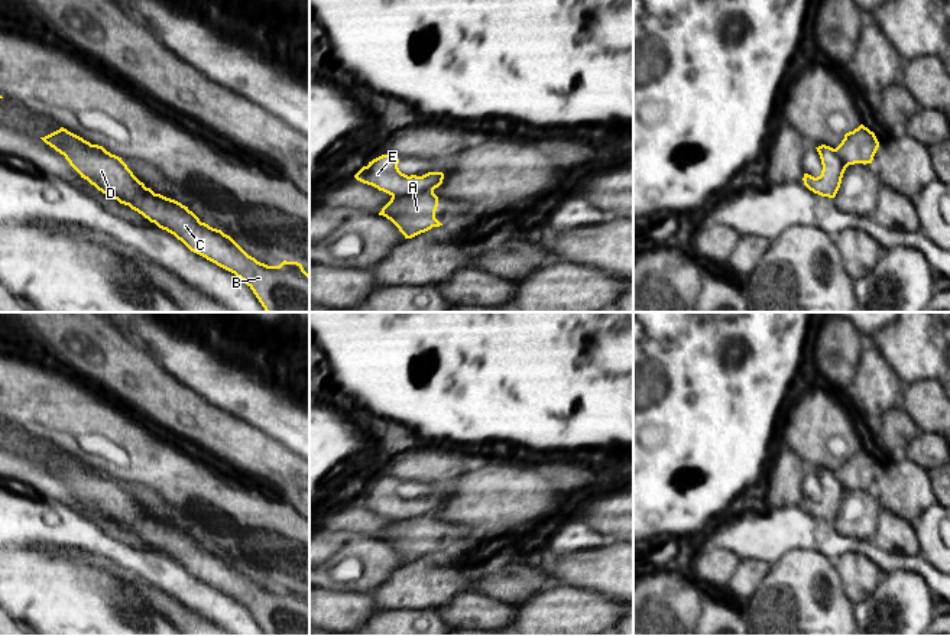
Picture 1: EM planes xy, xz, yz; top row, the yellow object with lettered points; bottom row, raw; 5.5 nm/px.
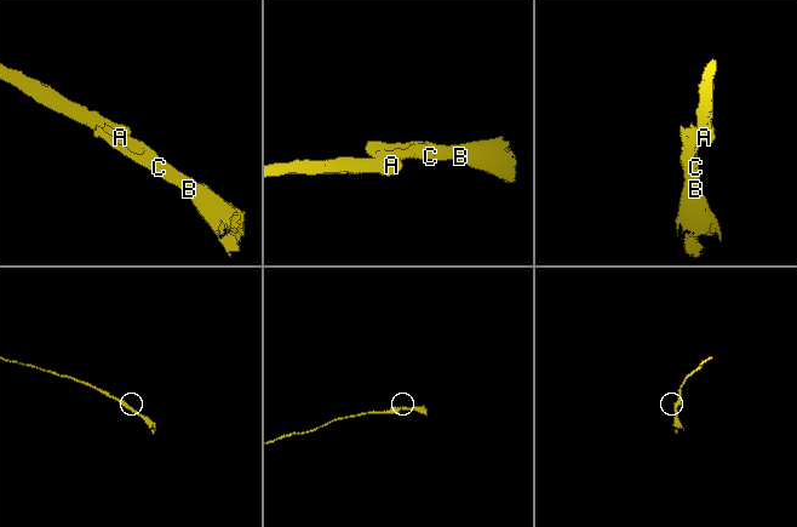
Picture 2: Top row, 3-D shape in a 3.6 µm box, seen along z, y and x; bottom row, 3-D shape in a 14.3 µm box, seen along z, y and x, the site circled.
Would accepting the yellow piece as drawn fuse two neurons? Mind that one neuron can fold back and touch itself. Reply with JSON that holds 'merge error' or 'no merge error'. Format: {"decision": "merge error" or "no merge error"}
{"decision": "merge error"}

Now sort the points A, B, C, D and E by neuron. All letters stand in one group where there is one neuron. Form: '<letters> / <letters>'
A / B C D E

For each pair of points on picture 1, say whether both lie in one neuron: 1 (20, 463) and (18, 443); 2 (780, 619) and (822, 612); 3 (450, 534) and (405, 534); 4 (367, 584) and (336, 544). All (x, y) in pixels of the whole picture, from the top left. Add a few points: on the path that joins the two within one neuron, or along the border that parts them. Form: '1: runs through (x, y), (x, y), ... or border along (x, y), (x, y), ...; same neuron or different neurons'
1: border along (15, 451), (28, 457); different neurons
2: runs through (790, 619), (811, 619); same neuron
3: runs through (438, 534), (417, 534); same neuron
4: runs through (372, 568), (372, 558), (359, 545), (352, 545); same neuron

